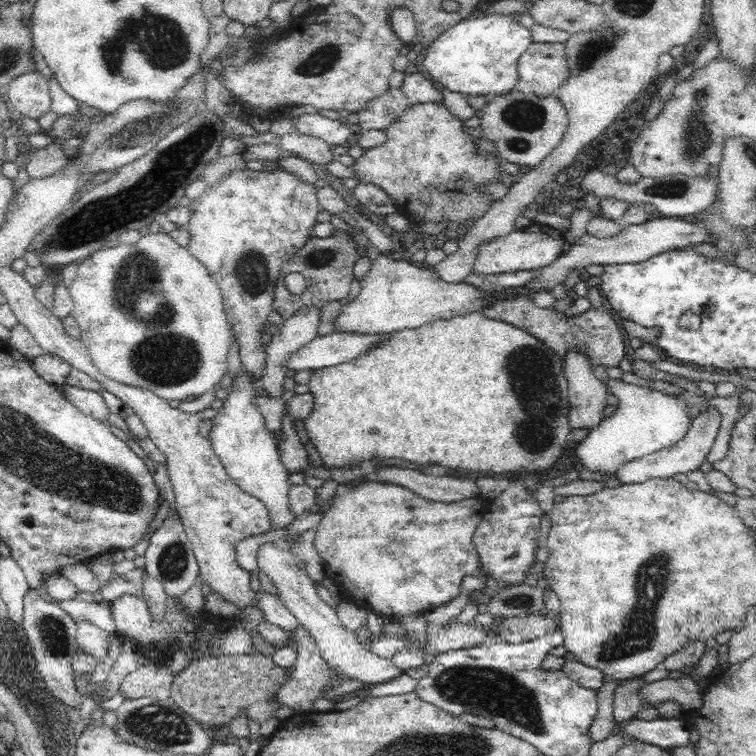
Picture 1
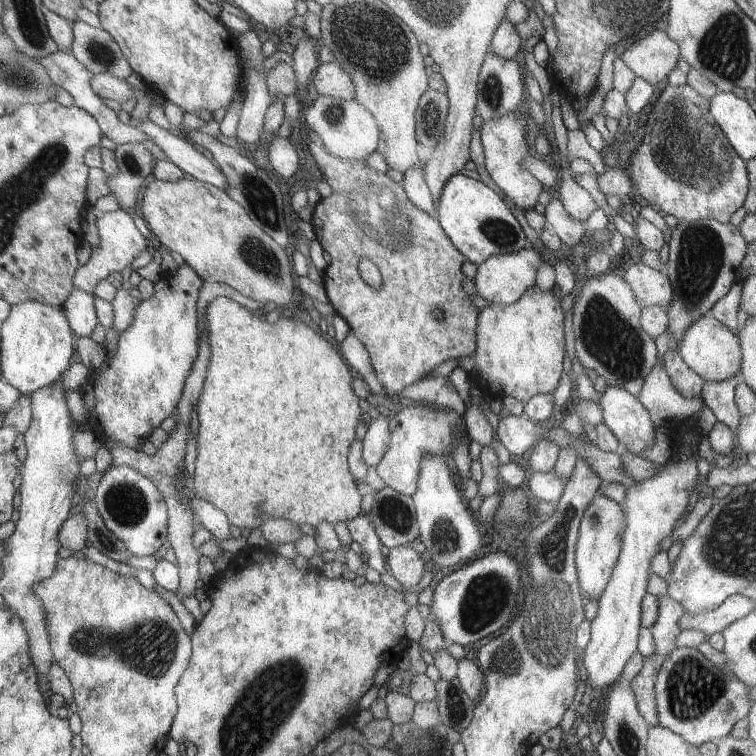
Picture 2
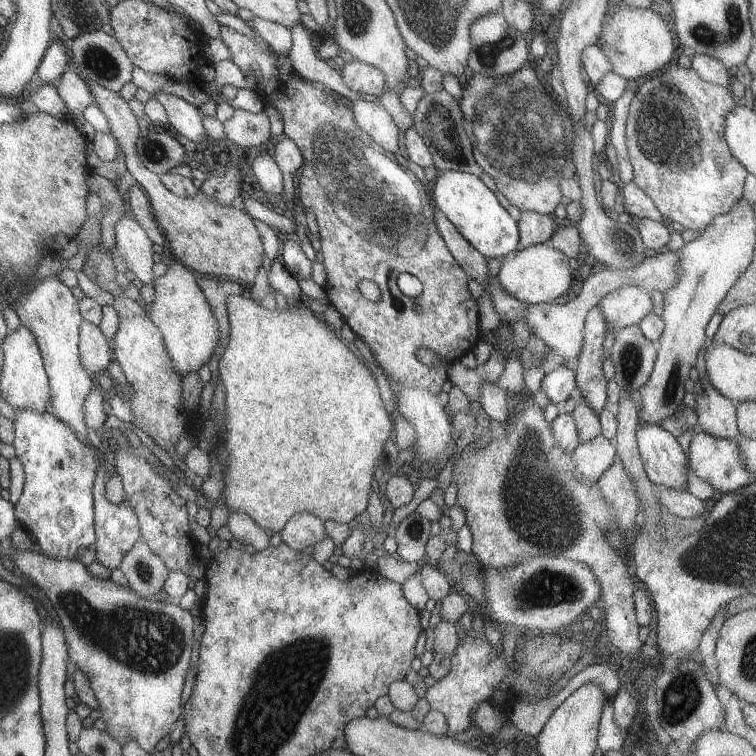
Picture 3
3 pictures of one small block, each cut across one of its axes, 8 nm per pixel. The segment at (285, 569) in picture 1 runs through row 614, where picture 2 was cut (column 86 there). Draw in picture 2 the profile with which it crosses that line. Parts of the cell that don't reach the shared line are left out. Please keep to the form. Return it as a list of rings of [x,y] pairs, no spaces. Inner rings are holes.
[[[74,287],[64,306],[76,338],[90,337],[94,328],[98,326],[99,320],[95,309],[95,297],[95,295]]]

